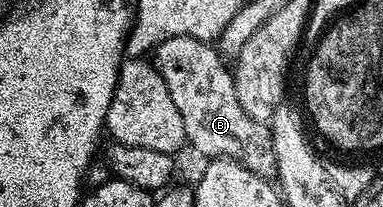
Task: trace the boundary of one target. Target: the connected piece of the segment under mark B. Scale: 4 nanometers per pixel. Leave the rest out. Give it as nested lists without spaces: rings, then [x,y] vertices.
[[[175,35],[164,40],[155,48],[154,65],[160,70],[162,81],[166,81],[166,89],[170,89],[170,97],[178,113],[182,113],[182,125],[186,125],[186,140],[200,155],[208,155],[212,159],[232,159],[246,169],[265,177],[276,174],[276,158],[272,144],[272,131],[267,122],[250,117],[242,109],[236,92],[236,81],[231,70],[228,71],[226,60],[212,43],[204,43],[189,35]]]

